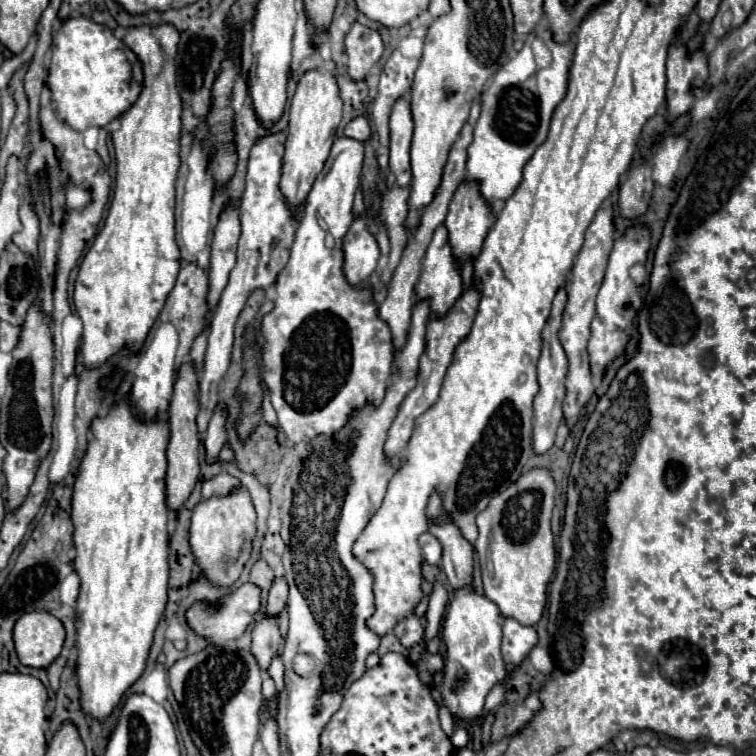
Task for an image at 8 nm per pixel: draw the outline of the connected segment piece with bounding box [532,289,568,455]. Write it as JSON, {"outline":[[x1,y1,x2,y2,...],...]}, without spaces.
{"outline":[[560,289,556,299,554,299,554,305,552,305,550,319,548,319,544,333,542,333,544,349,542,349,542,355,540,355,540,361,538,361,540,391,534,399,534,437,532,437,532,447,534,447,536,455,544,455,554,445,556,429,558,429,560,419,562,419,562,401,564,401,564,395,566,395,564,379,566,379,566,373,568,373,568,357,566,357,566,353,564,353,564,349,558,341,558,331,560,331,560,325,562,325,564,303,566,303,566,289]]}

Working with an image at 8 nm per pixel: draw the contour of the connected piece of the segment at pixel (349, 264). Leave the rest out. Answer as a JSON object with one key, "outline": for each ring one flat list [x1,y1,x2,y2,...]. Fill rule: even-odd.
{"outline":[[358,217,344,237,344,273,352,285,358,285,370,277,380,257,378,243,366,227,366,217]]}

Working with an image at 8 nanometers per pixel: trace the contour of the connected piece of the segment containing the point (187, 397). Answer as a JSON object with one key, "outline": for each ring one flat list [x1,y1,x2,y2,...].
{"outline":[[186,363,178,371,178,381,174,385,172,405,170,405,170,441,168,441,168,471,166,471,166,503,168,509,178,513,186,499,190,497,198,475,200,475,200,459,198,459,198,447,200,447,200,435,196,431,196,415,198,415,198,401,196,401,196,387,198,387,198,373,194,371,192,363]]}

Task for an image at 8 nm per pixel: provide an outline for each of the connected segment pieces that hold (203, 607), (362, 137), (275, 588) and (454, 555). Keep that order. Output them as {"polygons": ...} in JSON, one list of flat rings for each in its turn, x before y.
{"polygons":[[[244,583,240,589,236,589,232,595,224,597,220,601,220,607,214,607,206,601,200,601,200,603,194,603,188,613,186,613,186,619,188,619,188,625,202,637,208,639,210,645,224,645,226,641,232,641,232,639,238,639,246,627,254,621,254,615,260,611,262,607,262,599,260,599,260,593,262,589,254,583]],[[356,117,356,119,352,119,346,125,344,135,350,137,350,139,356,139,356,141,362,141,364,143,364,141,370,141,372,131,370,131,370,125,368,125,368,121,364,117]],[[274,579,266,599,264,613,268,617,278,617,286,609,286,603,288,603,288,585,284,579]],[[432,523,430,533,440,539,444,545,442,555,442,571,448,577,448,583,452,589,462,589,472,585,474,575,474,549,472,545,462,537,460,529,452,523]]]}

